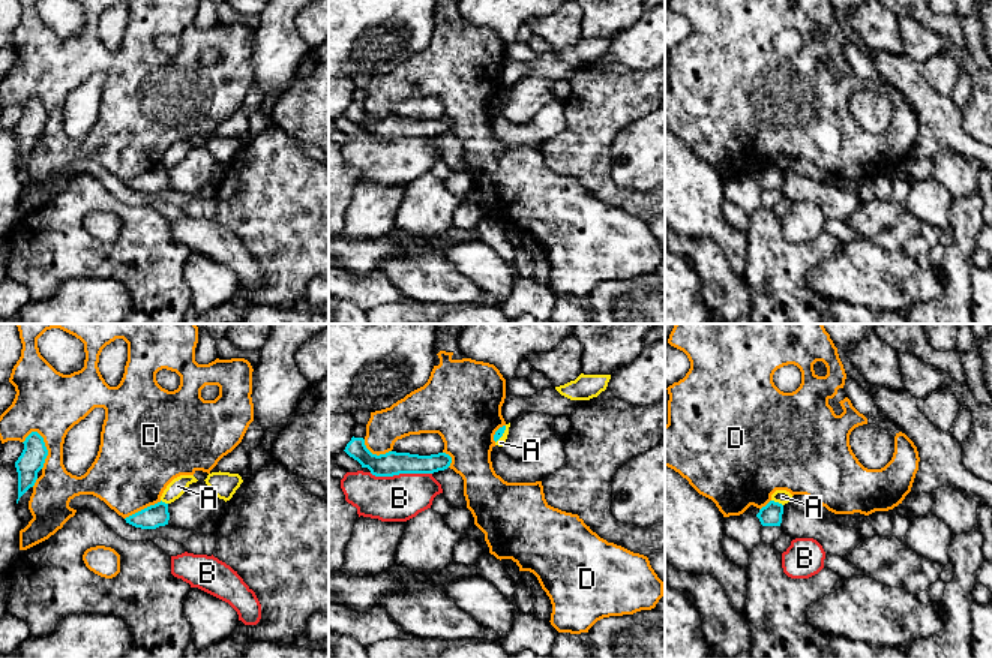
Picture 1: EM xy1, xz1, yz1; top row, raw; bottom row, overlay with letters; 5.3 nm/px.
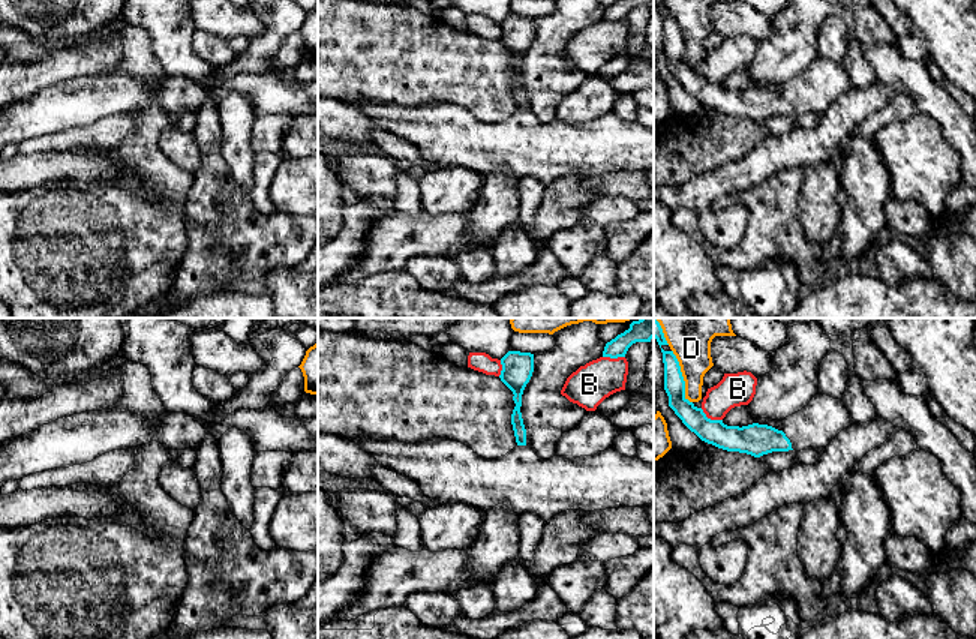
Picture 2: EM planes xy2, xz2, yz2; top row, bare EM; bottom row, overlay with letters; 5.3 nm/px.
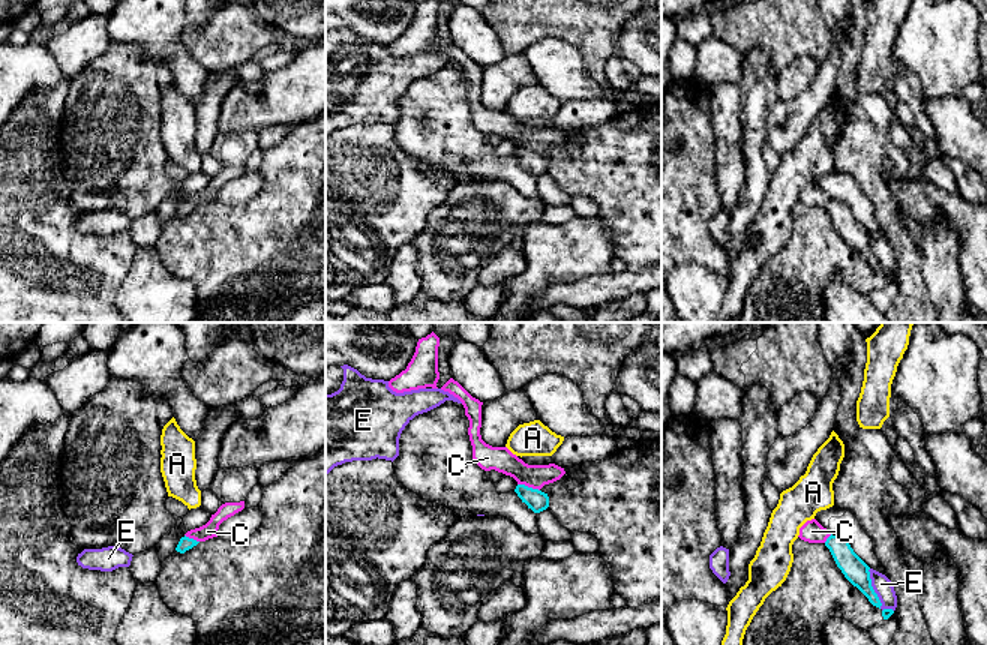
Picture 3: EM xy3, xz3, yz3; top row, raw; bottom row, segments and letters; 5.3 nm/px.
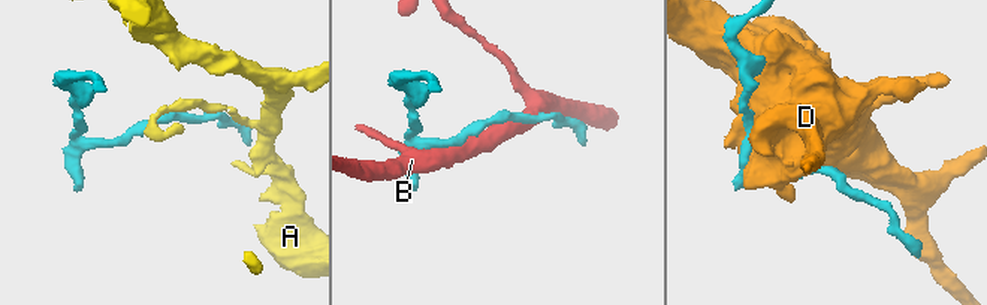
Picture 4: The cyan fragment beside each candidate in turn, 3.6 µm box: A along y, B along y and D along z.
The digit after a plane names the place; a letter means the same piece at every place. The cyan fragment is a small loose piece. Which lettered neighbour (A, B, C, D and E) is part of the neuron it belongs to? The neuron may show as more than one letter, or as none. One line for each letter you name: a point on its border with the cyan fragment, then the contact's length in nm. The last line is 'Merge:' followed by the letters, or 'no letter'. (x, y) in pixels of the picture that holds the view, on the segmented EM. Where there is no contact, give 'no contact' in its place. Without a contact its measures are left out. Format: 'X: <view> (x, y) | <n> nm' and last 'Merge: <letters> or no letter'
Merge: no letter

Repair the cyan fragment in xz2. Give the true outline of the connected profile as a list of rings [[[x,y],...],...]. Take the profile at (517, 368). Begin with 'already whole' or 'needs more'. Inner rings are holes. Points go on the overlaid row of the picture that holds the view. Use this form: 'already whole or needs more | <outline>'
needs more | [[[508,351],[501,358],[501,364],[499,378],[513,392],[516,404],[511,424],[517,446],[505,456],[484,459],[468,446],[447,438],[430,438],[415,444],[366,438],[346,440],[372,454],[381,466],[415,482],[435,506],[468,504],[487,512],[504,504],[517,514],[537,513],[547,522],[567,510],[595,512],[613,507],[645,507],[654,502],[654,464],[643,462],[637,456],[624,456],[612,447],[594,456],[538,458],[526,444],[526,429],[520,412],[522,394],[534,372],[534,354]]]

